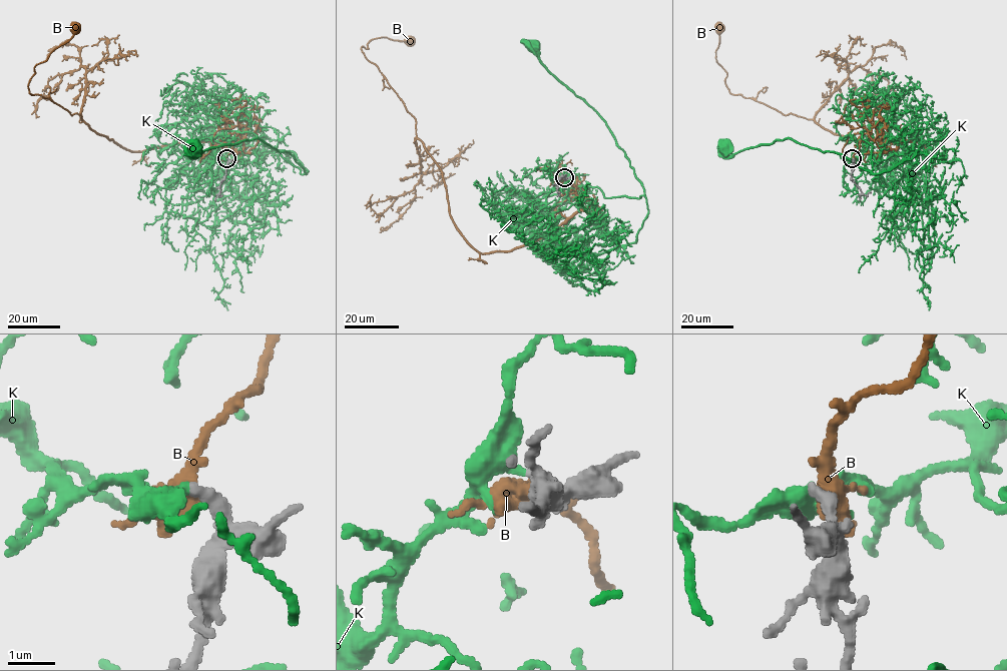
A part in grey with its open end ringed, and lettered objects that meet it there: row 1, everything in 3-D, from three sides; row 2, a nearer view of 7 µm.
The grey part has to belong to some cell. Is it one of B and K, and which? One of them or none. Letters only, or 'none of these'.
K

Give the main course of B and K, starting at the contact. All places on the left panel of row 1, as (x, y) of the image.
B: (226, 158), (239, 133), (241, 149), (190, 141), (128, 150), (80, 114), (30, 94), (34, 67), (76, 26)
K: (226, 158), (203, 155), (192, 131), (252, 131), (305, 171), (290, 152), (259, 139), (196, 156), (196, 148)

